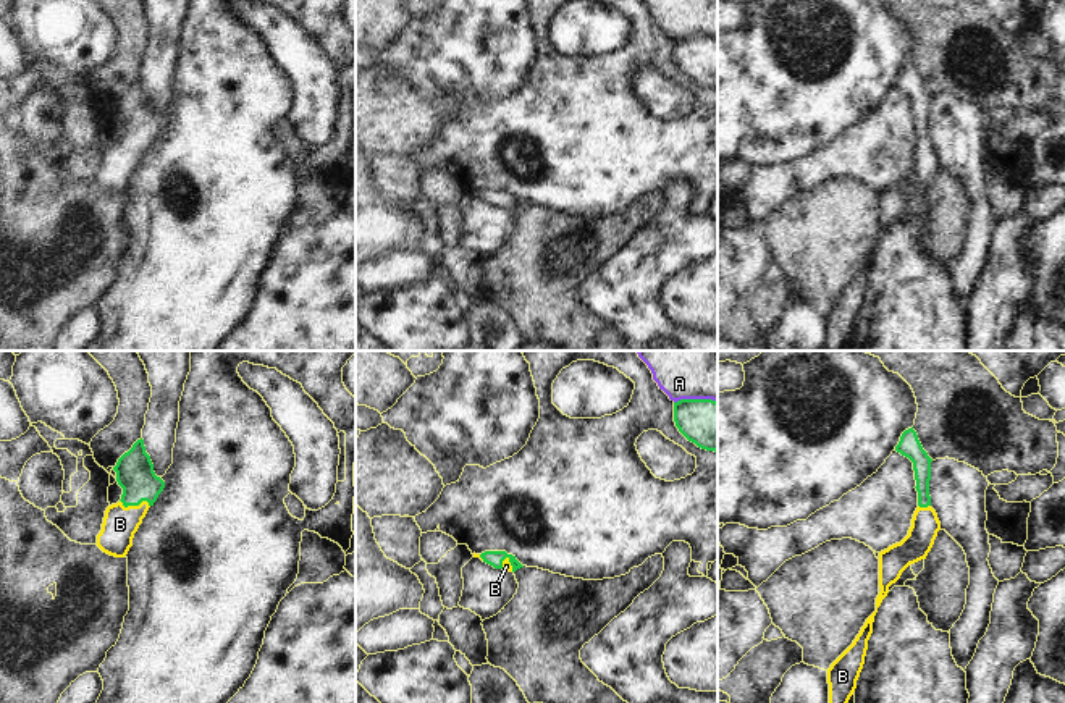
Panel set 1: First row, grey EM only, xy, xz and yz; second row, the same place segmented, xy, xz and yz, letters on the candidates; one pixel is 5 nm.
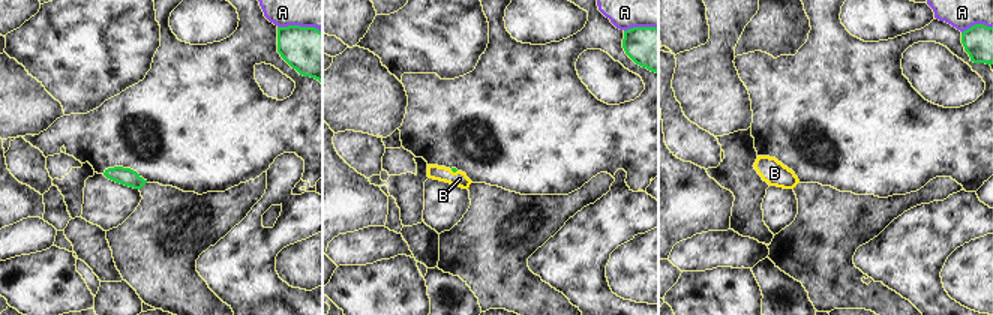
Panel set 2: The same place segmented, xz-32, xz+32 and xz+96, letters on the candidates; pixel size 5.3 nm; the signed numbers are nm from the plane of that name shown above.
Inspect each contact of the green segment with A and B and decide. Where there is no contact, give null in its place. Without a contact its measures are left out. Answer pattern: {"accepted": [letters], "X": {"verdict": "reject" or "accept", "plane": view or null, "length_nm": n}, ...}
{"accepted": ["B"], "A": {"verdict": "reject", "plane": "xz", "length_nm": 220}, "B": {"verdict": "accept", "plane": "xy", "length_nm": 160}}

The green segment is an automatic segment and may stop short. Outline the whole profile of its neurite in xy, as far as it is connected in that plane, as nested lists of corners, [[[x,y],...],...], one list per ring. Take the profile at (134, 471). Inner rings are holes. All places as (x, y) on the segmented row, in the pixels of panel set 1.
[[[142,438],[118,459],[113,470],[123,495],[116,504],[107,507],[97,546],[110,556],[124,558],[149,507],[163,491],[165,482],[155,475]]]

